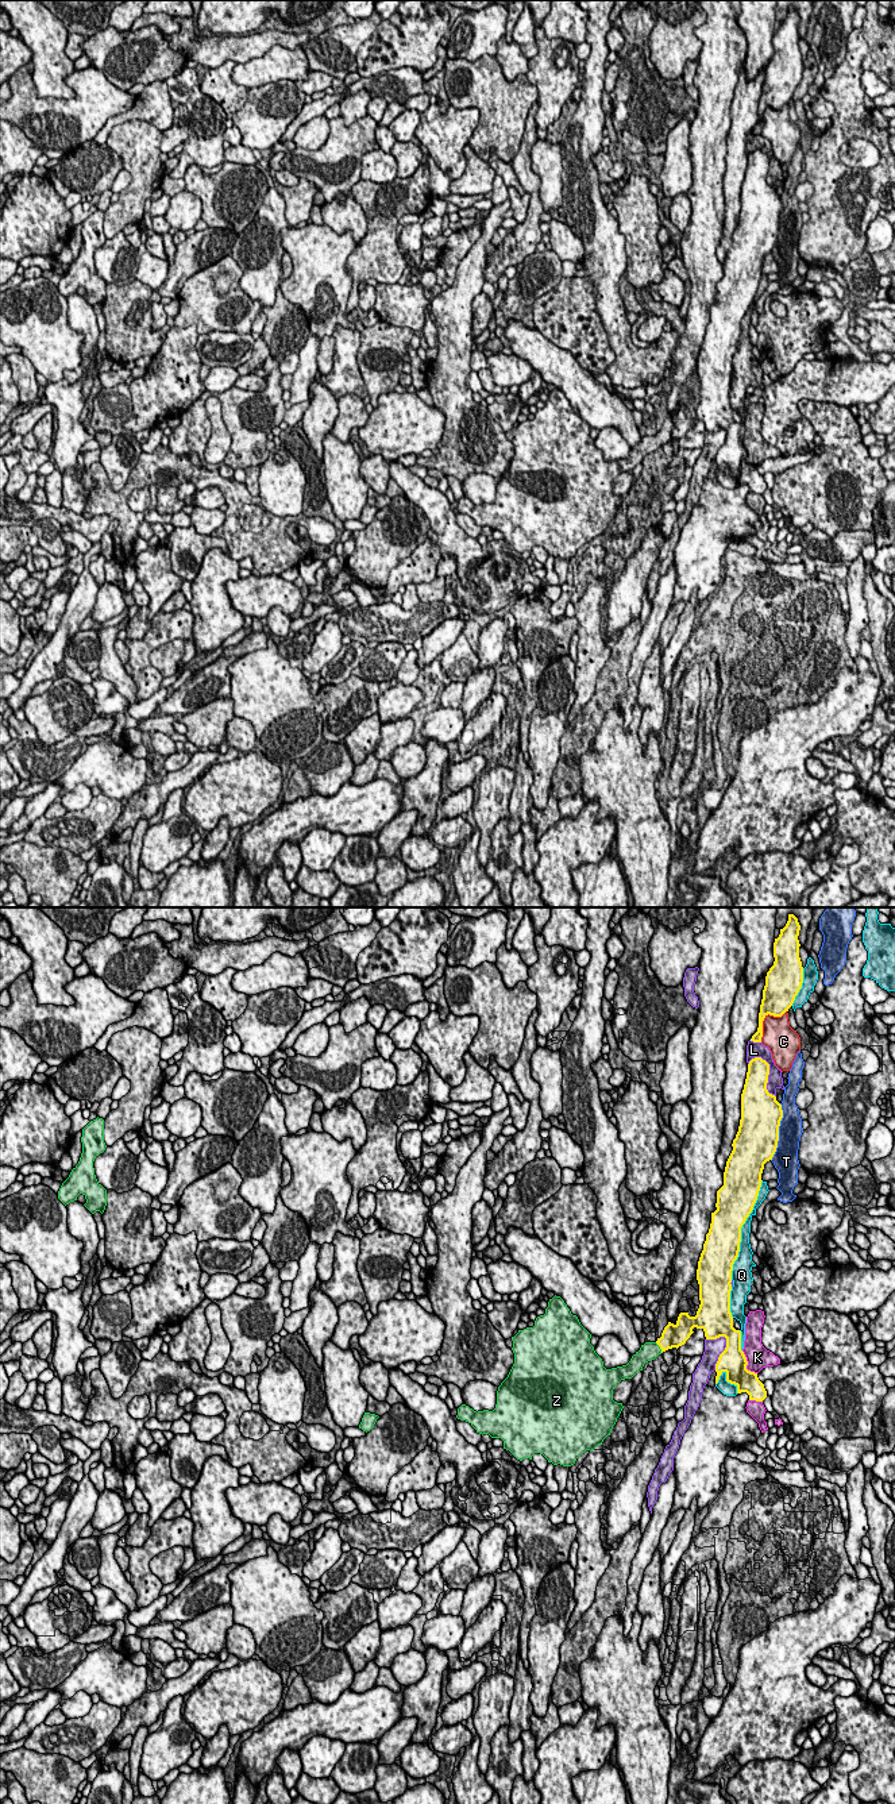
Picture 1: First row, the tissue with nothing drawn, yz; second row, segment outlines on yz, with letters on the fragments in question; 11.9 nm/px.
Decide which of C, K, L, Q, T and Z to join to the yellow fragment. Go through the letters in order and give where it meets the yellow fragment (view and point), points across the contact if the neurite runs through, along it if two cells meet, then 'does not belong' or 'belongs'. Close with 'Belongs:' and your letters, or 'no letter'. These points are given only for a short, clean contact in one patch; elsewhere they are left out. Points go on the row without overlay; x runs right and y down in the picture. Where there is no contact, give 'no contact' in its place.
C: meets yellow in yz at (763, 112); does not belong
K: meets yellow in yz at (747, 457); does not belong
L: meets yellow in yz at (768, 166); does not belong
Q: meets yellow in yz at (740, 323); does not belong
T: meets yellow in yz at (778, 224); does not belong
Z: meets yellow in yz at (660, 440); runs through yz (674, 428), (660, 440), (649, 443); belongs
Belongs: Z

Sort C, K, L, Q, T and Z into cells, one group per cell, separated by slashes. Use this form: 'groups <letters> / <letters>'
groups C / K / L / Q / T / Z

